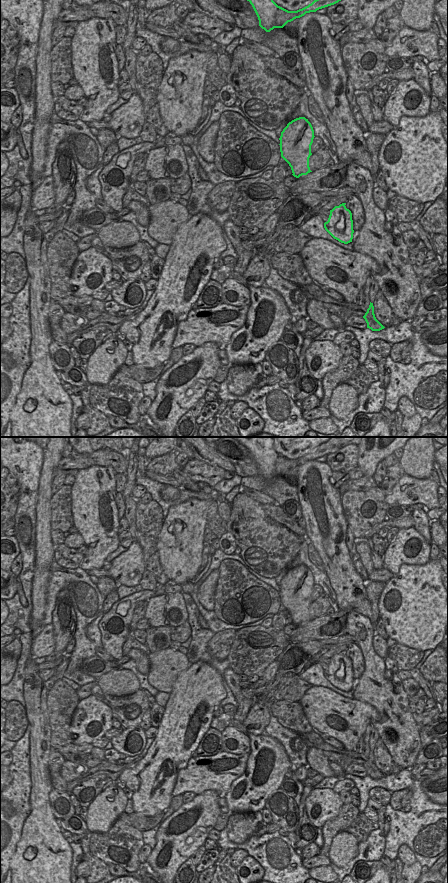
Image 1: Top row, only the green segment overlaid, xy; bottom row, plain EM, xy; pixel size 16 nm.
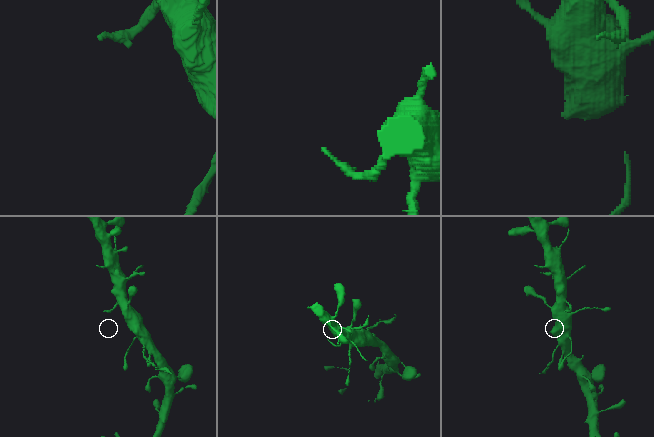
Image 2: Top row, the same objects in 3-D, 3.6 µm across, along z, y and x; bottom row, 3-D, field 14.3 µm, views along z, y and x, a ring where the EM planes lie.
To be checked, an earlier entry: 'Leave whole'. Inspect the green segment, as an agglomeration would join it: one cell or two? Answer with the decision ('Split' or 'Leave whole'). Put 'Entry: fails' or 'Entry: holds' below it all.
Split
Entry: fails

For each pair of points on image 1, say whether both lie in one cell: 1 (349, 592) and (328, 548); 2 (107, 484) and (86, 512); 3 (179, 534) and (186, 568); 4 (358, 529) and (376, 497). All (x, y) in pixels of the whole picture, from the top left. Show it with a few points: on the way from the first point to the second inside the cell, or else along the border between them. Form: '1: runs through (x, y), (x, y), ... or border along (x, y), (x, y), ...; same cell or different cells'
1: runs through (344, 581), (337, 559); same cell
2: runs through (100, 490), (93, 497), (93, 505); same cell
3: runs through (179, 542), (180, 560); same cell
4: runs through (367, 520), (375, 515), (378, 506); same cell

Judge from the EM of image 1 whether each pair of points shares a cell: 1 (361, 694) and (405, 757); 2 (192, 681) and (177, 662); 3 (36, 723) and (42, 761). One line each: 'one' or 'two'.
1: one
2: two
3: one

